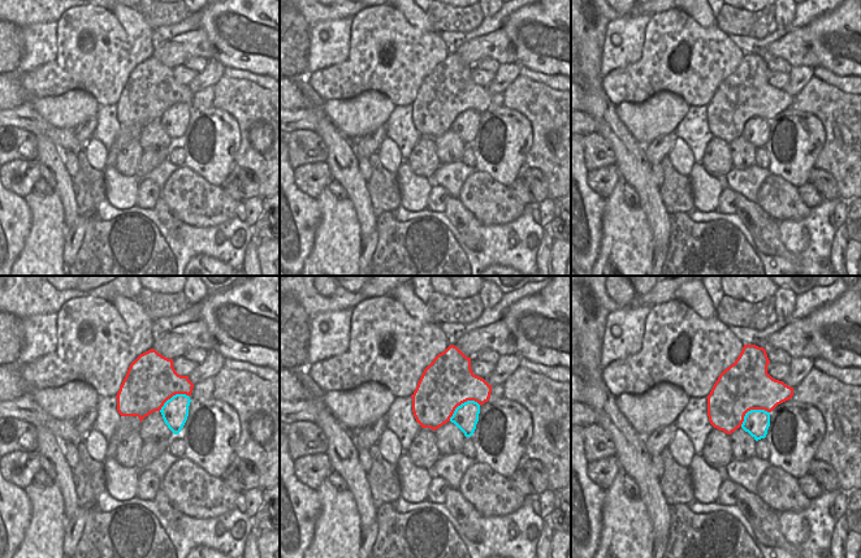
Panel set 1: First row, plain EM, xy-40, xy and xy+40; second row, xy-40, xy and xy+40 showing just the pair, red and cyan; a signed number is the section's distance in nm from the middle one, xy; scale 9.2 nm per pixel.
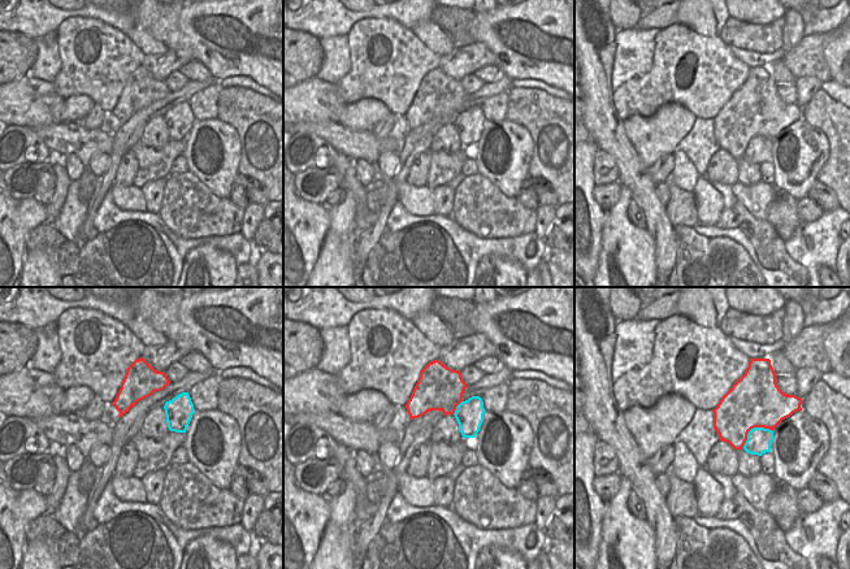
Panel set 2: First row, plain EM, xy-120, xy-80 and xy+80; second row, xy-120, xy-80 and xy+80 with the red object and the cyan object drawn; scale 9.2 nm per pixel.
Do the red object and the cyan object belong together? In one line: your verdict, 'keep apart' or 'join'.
join

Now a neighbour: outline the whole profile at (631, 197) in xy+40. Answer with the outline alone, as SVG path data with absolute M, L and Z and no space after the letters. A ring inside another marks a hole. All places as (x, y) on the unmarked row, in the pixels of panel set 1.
M627 182L624 183L624 200L631 208L640 208L640 198L636 190Z

